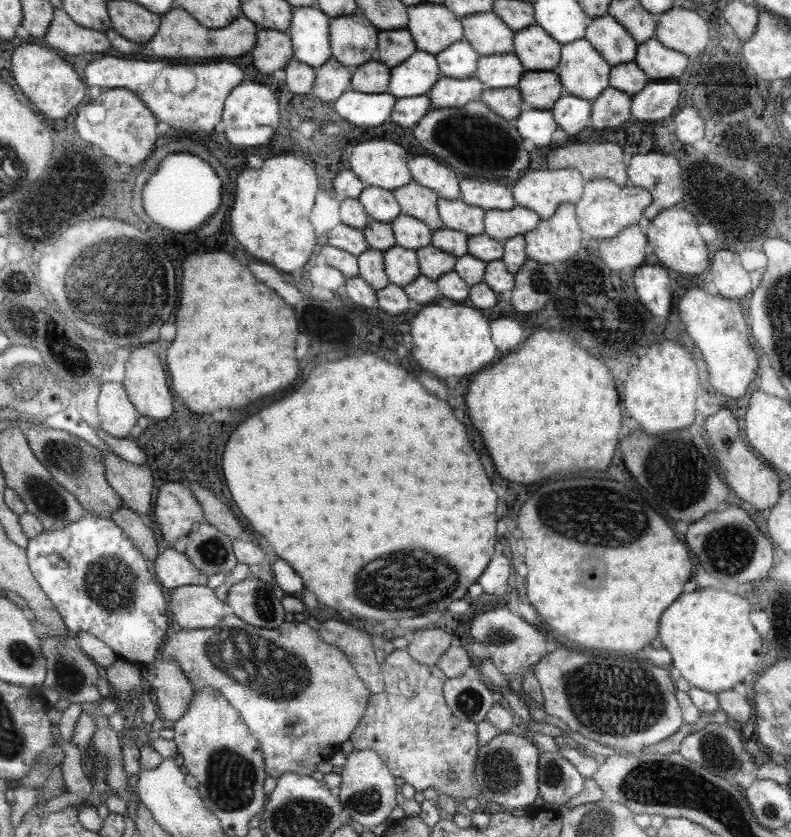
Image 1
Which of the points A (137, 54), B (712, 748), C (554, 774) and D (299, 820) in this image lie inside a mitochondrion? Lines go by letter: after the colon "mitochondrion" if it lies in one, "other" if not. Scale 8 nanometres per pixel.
A: other
B: mitochondrion
C: mitochondrion
D: mitochondrion

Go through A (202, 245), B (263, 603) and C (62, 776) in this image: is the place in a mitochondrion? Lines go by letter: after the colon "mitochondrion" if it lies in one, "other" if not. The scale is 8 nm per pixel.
A: other
B: mitochondrion
C: other

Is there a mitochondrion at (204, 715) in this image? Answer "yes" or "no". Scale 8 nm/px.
no

